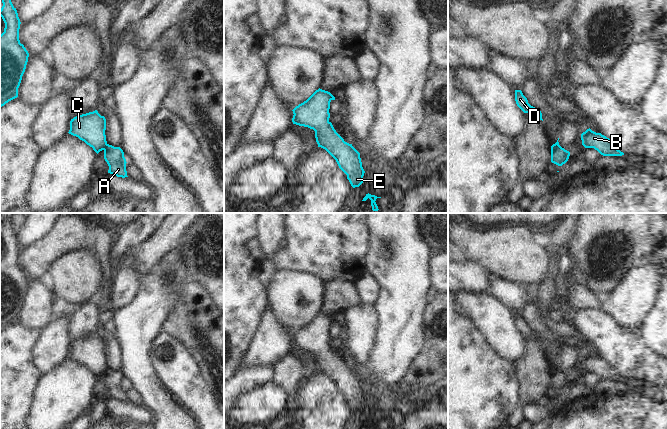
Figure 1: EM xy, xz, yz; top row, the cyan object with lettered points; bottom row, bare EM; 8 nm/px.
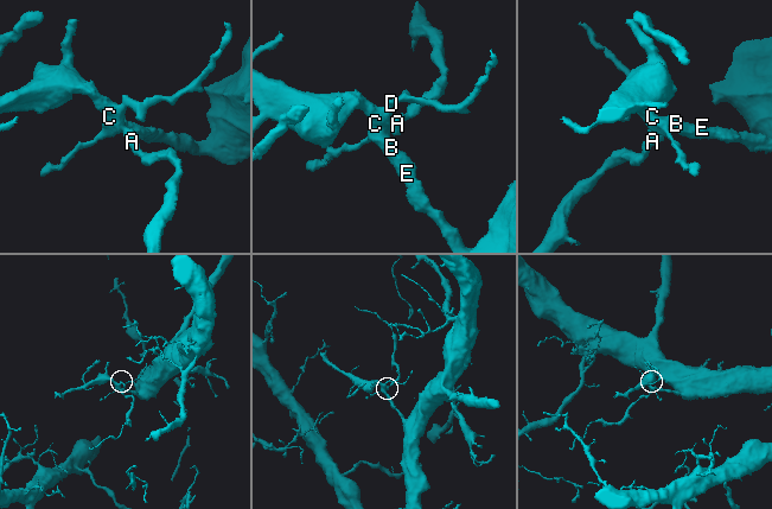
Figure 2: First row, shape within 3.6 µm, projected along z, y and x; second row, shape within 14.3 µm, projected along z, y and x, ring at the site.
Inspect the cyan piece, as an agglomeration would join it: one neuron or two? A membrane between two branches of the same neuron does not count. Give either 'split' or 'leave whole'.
split

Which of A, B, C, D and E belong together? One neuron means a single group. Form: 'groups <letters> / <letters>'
groups A / B C D E

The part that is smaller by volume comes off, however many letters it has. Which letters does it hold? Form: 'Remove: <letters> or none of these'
Remove: A

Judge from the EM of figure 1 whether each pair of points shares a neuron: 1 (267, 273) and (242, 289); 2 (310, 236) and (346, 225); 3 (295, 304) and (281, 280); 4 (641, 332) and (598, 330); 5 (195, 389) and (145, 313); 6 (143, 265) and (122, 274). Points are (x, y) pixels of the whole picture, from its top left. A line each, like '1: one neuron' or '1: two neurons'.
1: two neurons
2: one neuron
3: one neuron
4: two neurons
5: two neurons
6: two neurons

